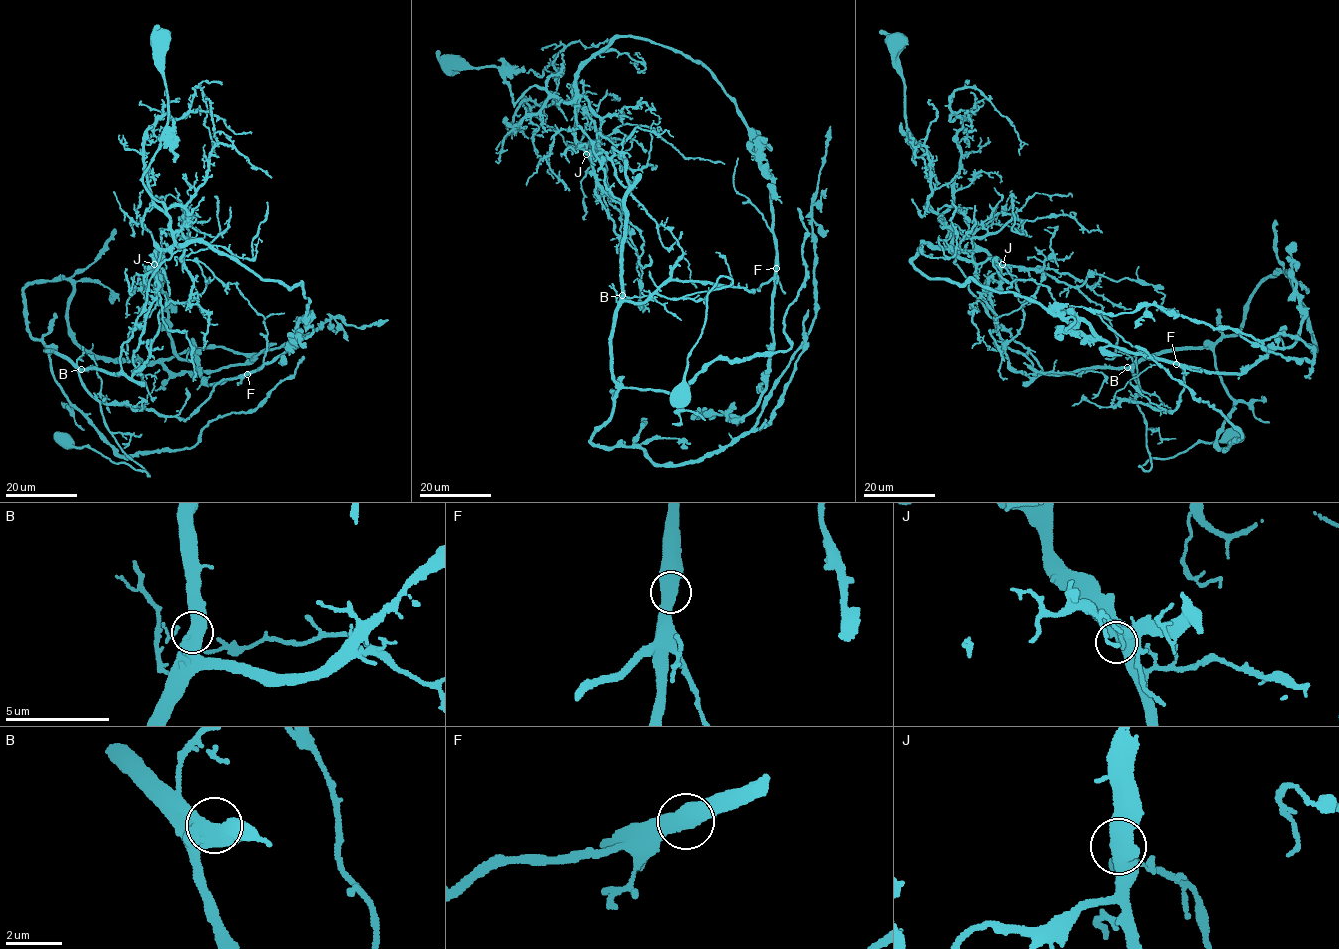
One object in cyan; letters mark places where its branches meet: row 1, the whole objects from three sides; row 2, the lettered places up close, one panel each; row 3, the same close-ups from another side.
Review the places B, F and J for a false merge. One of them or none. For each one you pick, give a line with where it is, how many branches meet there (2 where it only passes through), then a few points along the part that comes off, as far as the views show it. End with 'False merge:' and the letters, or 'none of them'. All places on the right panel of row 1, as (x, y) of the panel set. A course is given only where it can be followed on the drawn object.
F: (1176, 364) | 2 | (1176, 364), (1175, 409), (1129, 402), (1138, 363), (1235, 336), (1285, 271), (1317, 349), (1084, 308)
False merge: F

